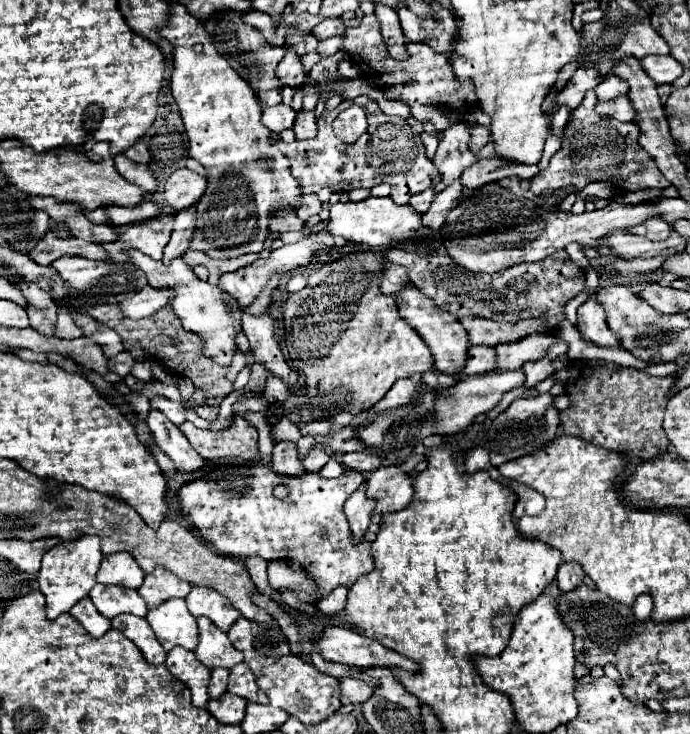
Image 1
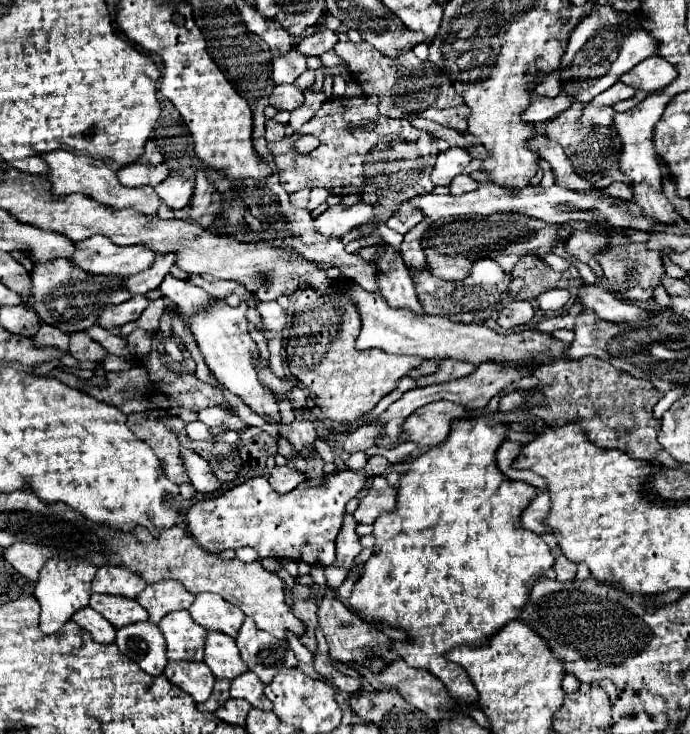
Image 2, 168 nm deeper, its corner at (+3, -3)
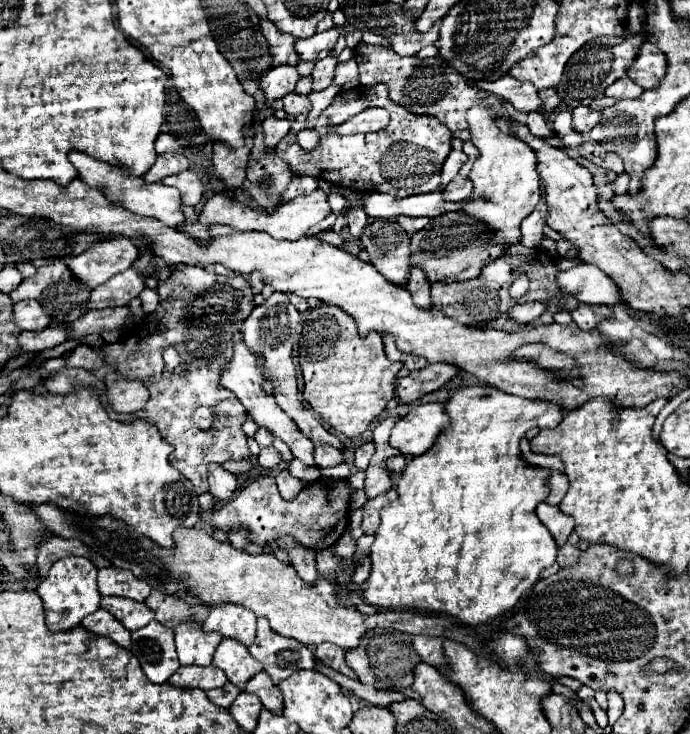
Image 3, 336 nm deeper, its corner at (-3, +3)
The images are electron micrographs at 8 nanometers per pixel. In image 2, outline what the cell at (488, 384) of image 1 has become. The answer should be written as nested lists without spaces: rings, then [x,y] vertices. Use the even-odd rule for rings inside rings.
[[[452,401],[430,403],[404,421],[402,433],[406,433],[408,441],[418,443],[420,447],[434,447],[448,437],[450,421],[462,417],[464,411],[462,405],[454,405]]]

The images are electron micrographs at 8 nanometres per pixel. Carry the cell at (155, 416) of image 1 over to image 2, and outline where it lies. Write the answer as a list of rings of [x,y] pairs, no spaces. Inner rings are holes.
[[[182,449],[182,457],[184,457],[188,477],[198,493],[214,493],[222,487],[222,483],[216,479],[216,475],[212,473],[212,467],[206,459],[202,459],[198,453],[194,453],[190,449]]]

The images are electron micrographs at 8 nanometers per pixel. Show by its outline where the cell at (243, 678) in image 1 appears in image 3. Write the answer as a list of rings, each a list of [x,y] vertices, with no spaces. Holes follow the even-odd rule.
[[[266,671],[256,673],[256,675],[246,683],[246,689],[244,689],[244,691],[256,695],[266,709],[276,711],[276,713],[282,713],[282,695],[280,695],[280,689],[272,683],[272,679],[268,677]]]

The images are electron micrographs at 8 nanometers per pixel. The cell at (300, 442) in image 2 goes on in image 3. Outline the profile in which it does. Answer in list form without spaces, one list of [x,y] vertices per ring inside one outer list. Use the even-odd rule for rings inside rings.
[[[316,441],[314,443],[314,461],[316,461],[318,467],[334,467],[334,465],[344,461],[344,455],[342,455],[340,449],[336,449],[328,443]]]

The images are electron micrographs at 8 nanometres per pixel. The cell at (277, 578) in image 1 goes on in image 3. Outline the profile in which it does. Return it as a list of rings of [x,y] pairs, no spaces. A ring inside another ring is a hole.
[[[322,643],[322,645],[316,647],[314,657],[320,659],[322,663],[326,663],[328,667],[340,671],[342,675],[348,675],[350,679],[356,677],[354,671],[344,663],[344,651],[342,651],[342,647],[336,647],[336,645],[332,645],[332,643]]]

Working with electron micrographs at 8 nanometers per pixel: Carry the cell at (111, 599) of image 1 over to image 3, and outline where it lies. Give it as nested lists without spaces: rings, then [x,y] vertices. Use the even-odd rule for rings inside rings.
[[[102,597],[100,607],[110,611],[130,631],[134,631],[138,627],[144,627],[154,619],[154,611],[148,609],[146,603],[138,603],[138,601],[132,601],[132,599]]]

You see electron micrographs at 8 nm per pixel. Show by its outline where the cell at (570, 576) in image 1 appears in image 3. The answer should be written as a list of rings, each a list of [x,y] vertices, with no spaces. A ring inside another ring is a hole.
[[[564,545],[558,551],[558,565],[560,567],[570,567],[574,563],[578,563],[580,559],[580,549],[576,545]]]

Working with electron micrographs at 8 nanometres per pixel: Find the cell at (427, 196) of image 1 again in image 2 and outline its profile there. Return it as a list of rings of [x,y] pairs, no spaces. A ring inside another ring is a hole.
[[[406,201],[406,203],[402,205],[402,209],[386,221],[386,225],[388,225],[390,229],[394,229],[394,231],[398,231],[398,233],[404,235],[404,233],[408,233],[412,227],[416,227],[422,219],[424,219],[422,213],[416,211],[416,209],[412,209],[412,207],[408,205],[408,201]]]

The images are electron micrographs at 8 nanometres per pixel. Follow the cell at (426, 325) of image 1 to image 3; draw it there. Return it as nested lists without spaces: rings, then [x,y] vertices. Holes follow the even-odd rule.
[[[374,219],[364,227],[362,247],[370,255],[370,263],[398,287],[408,287],[410,277],[410,237],[392,219]]]

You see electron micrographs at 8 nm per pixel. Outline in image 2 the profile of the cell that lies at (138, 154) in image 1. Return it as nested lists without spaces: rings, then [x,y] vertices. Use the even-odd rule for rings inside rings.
[[[149,139],[144,147],[144,153],[138,160],[140,163],[156,165],[156,163],[162,163],[162,153],[158,151],[154,139]]]

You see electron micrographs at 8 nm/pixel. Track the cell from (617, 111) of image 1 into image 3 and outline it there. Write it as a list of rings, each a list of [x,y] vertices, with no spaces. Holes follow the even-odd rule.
[[[576,107],[574,109],[574,119],[572,119],[572,125],[576,131],[580,133],[586,133],[590,131],[592,127],[596,127],[602,119],[602,111],[594,111],[592,107]]]

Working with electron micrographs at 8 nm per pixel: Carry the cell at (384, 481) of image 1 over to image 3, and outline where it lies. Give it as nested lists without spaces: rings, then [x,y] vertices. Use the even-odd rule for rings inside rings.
[[[394,489],[386,491],[384,495],[378,495],[374,499],[370,499],[364,507],[362,507],[362,513],[364,513],[364,521],[362,521],[362,529],[366,535],[374,535],[374,531],[378,529],[380,525],[380,509],[390,503],[390,501],[396,501],[398,499],[398,493]]]

